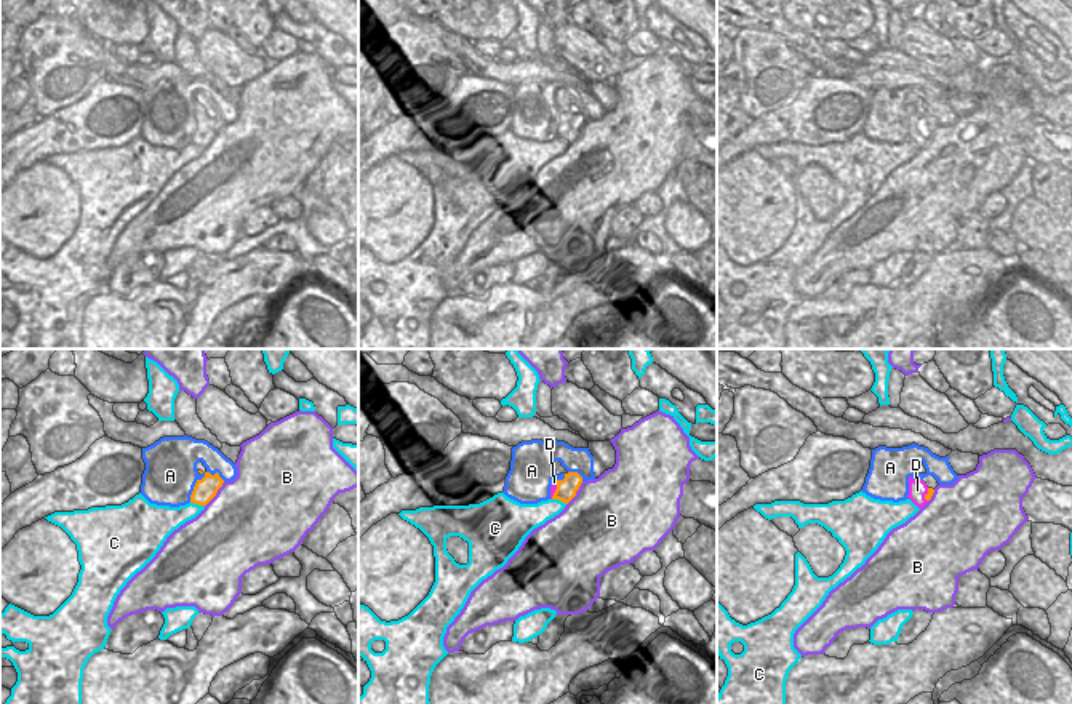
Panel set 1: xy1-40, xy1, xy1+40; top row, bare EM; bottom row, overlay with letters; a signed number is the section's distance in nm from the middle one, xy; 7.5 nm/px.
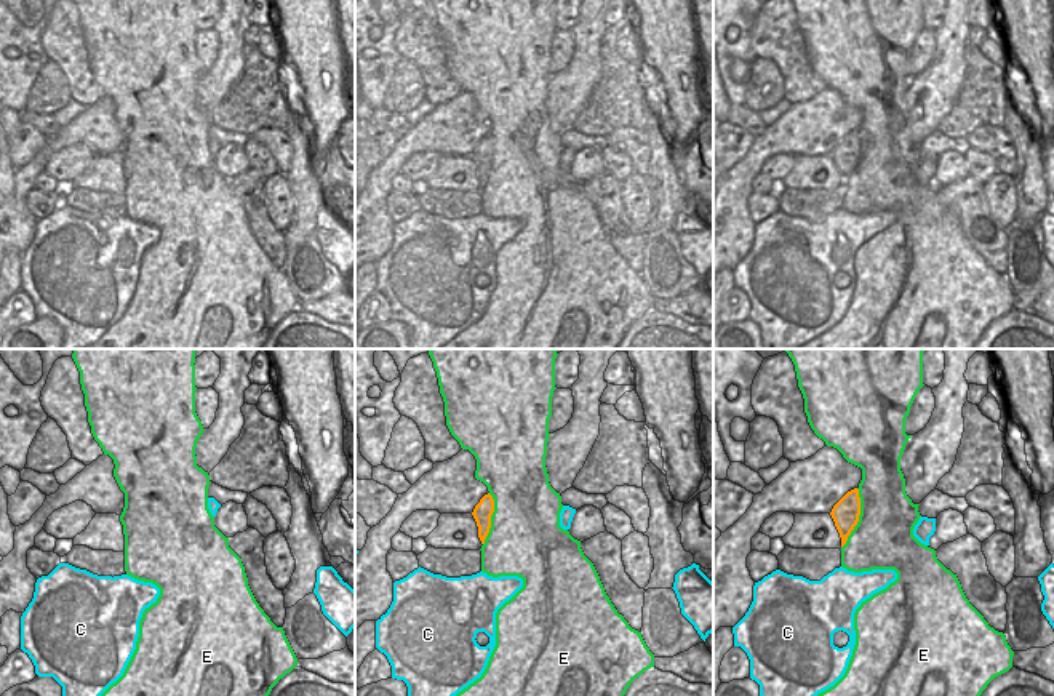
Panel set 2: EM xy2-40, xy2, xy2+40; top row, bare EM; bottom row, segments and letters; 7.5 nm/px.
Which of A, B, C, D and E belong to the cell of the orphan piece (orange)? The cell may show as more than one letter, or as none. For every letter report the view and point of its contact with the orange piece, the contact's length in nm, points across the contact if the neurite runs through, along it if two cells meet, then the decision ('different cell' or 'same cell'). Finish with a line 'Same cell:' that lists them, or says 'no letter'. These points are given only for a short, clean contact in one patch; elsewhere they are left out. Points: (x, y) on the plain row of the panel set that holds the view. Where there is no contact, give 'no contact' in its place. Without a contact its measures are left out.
A: contact xy1-40 (202, 120); length 320 nm; different cell
B: contact xy1-40 (215, 136); length 240 nm; different cell
C: contact xy1-40 (197, 144); length 110 nm; different cell
D: contact xy1 (556, 132); length 150 nm; way xy1 (567, 130), (556, 132), (554, 124); same cell
E: contact xy2+40 (858, 160); length 480 nm; different cell
Same cell: D

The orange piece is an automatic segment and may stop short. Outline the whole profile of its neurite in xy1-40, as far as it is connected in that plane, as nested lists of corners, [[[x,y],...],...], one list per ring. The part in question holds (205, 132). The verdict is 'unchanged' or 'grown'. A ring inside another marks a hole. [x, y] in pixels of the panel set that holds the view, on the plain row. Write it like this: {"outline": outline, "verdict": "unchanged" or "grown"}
{"outline": [[[205,114],[205,118],[202,122],[197,122],[194,128],[190,144],[206,147],[216,138],[222,125],[224,122],[219,118],[218,114],[214,117]]], "verdict": "unchanged"}

